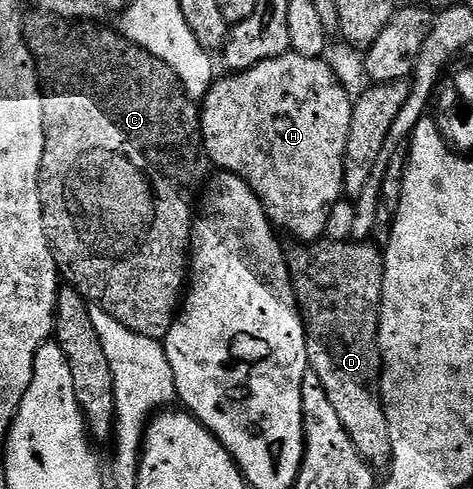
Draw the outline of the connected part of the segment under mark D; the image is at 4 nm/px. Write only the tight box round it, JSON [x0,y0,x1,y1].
[284,240,394,467]

